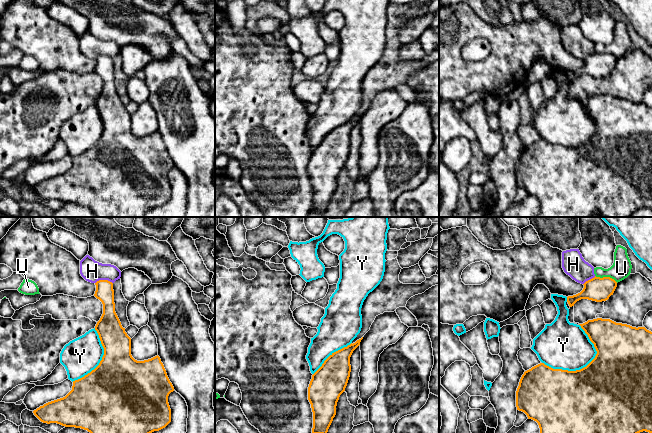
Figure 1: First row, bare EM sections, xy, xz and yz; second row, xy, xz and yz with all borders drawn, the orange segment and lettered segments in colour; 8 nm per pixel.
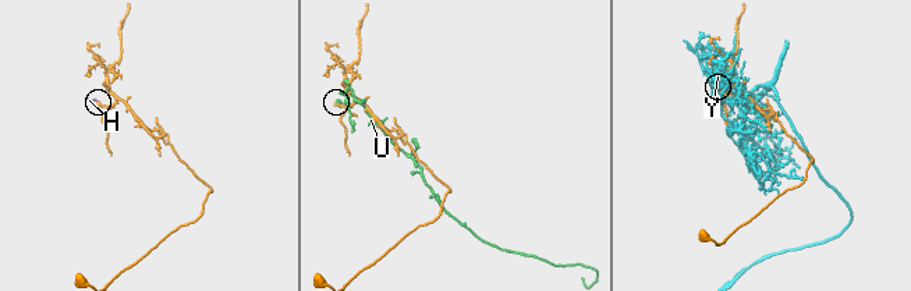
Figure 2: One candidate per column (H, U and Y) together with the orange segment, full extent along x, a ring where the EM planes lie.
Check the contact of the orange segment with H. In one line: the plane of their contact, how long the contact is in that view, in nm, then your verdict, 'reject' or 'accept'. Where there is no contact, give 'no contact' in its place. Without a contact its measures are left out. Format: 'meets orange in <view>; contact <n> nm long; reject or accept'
meets orange in xy; contact 140 nm long; reject

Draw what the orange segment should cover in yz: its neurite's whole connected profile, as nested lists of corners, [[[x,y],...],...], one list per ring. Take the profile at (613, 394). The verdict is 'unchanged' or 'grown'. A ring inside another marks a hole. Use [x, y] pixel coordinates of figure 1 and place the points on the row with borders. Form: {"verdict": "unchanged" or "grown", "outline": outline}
{"verdict": "unchanged", "outline": [[[597,318],[579,324],[594,344],[597,351],[595,358],[584,368],[576,371],[553,369],[540,363],[524,372],[516,391],[517,410],[524,412],[528,419],[536,421],[540,433],[652,433],[652,332],[645,327],[632,327],[616,323],[610,319]]]}

